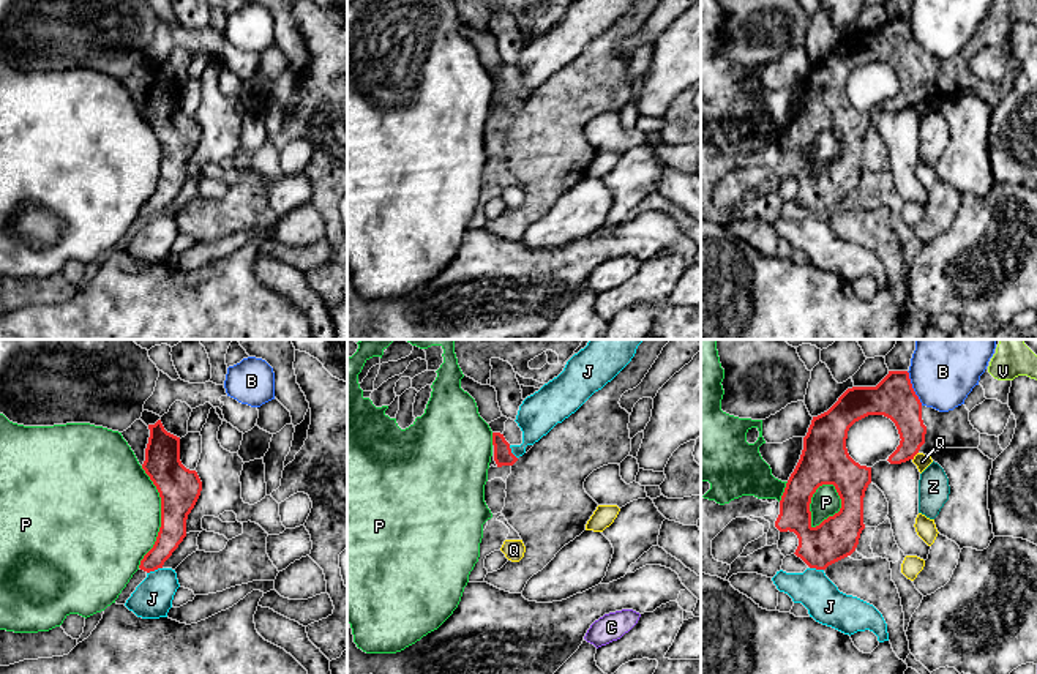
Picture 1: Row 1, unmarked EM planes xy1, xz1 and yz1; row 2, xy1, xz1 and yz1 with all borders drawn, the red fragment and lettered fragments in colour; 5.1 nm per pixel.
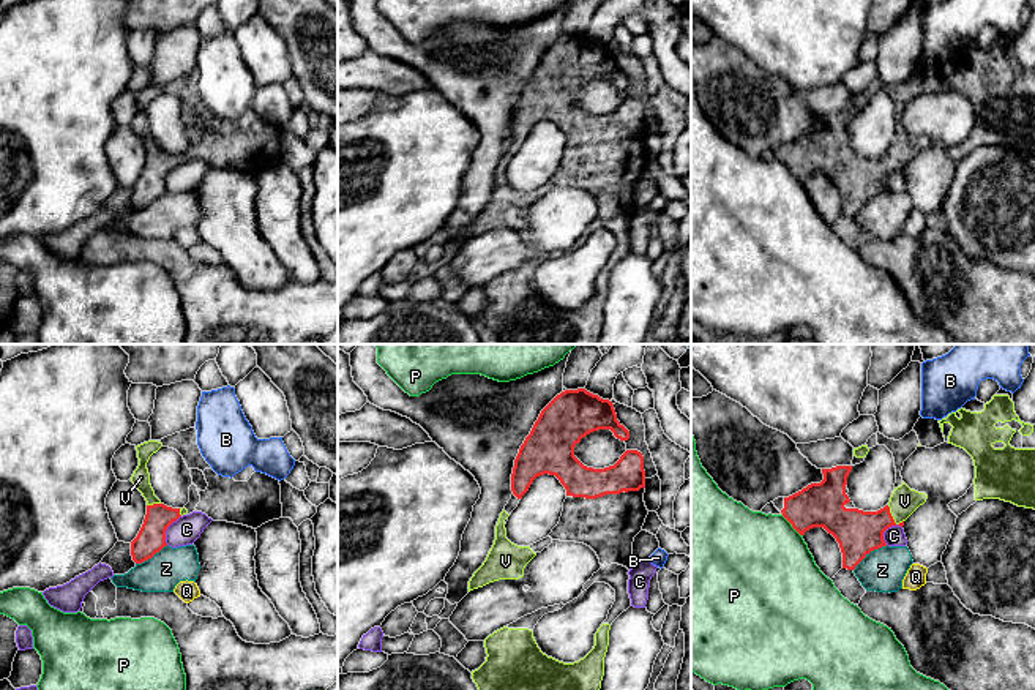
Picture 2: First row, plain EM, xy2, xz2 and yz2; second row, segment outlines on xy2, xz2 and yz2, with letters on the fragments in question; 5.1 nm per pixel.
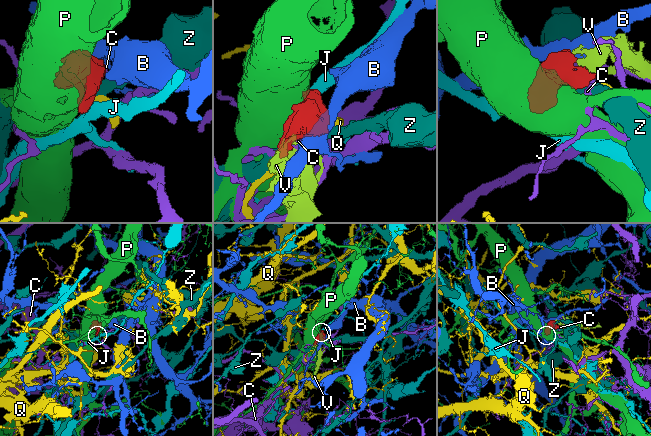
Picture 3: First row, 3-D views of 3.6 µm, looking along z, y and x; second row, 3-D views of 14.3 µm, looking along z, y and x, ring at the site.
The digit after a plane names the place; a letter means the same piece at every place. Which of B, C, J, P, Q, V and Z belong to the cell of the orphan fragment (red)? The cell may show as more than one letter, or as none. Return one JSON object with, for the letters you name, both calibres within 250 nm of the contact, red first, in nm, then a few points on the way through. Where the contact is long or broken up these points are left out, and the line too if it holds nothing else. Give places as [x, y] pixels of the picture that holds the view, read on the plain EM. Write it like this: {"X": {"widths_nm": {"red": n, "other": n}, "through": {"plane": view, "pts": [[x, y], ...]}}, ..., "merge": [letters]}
{"V": {"widths_nm": {"red": 220, "other": 140}}, "merge": ["V"]}

